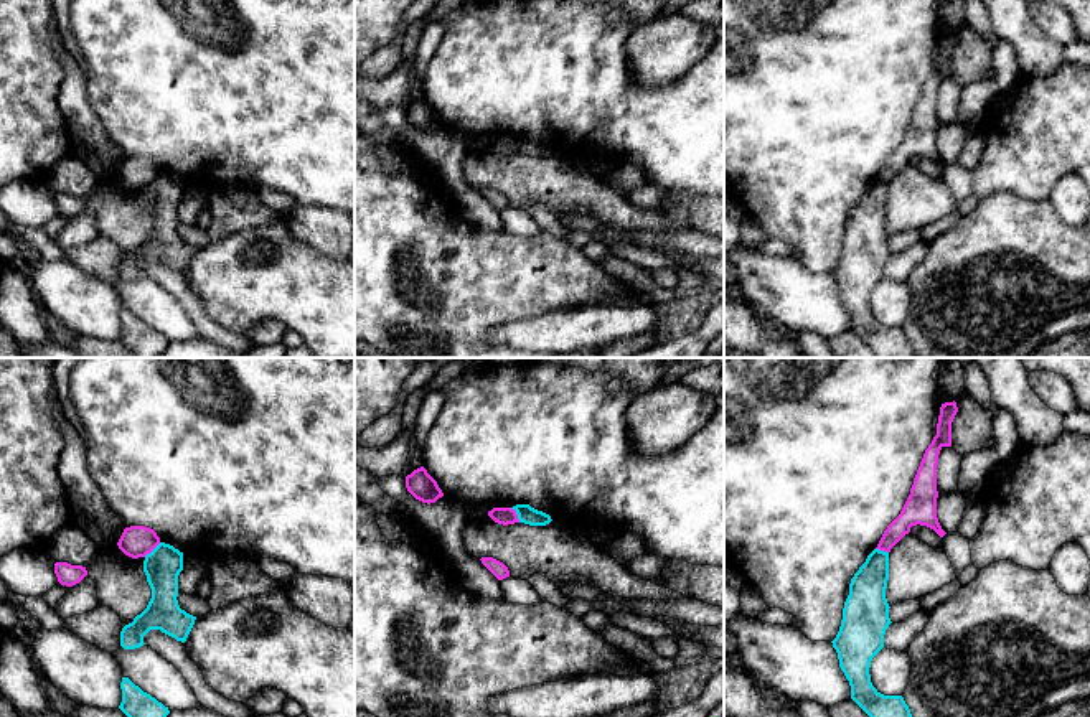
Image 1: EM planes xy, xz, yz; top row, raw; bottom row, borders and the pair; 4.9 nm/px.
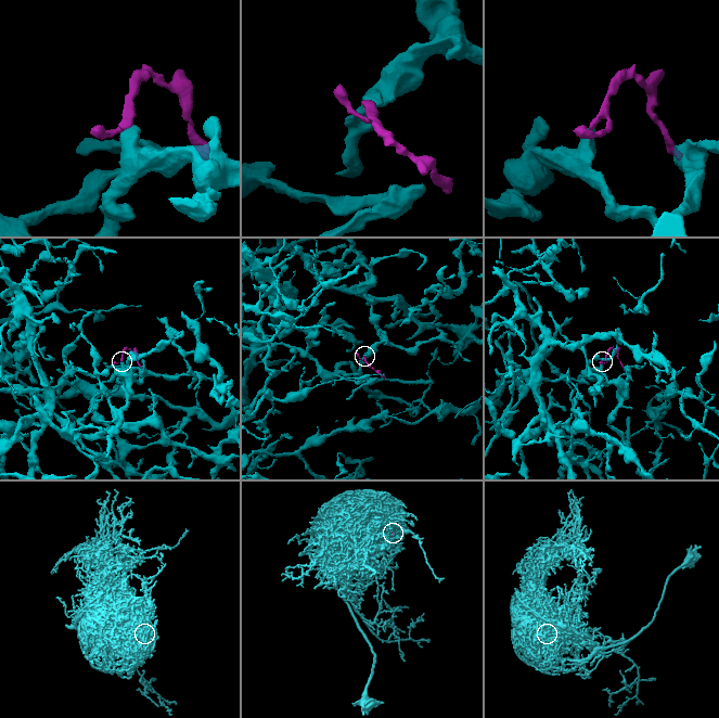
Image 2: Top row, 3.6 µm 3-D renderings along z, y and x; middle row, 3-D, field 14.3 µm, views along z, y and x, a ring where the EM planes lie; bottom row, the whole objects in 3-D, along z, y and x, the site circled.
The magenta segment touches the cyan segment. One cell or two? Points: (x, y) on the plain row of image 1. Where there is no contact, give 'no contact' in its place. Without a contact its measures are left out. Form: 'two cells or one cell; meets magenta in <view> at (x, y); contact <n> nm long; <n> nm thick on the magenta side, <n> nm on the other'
two cells; meets magenta in xy at (152, 180); contact 110 nm long; 160 nm thick on the magenta side, 180 nm on the other

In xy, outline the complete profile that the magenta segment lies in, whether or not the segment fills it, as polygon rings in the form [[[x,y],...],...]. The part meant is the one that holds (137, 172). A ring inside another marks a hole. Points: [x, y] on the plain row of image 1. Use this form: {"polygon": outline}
{"polygon": [[[130,157],[125,158],[117,176],[119,180],[132,188],[145,188],[160,175],[157,163],[145,157]]]}

